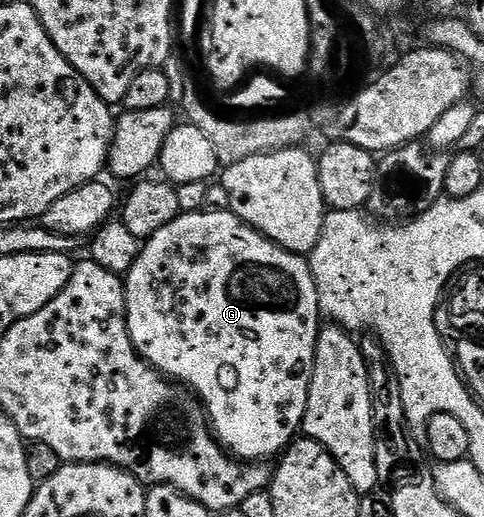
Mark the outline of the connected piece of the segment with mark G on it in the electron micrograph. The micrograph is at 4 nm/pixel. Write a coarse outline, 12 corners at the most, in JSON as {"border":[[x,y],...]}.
{"border":[[181,212],[123,277],[134,350],[228,455],[301,431],[312,269]]}

